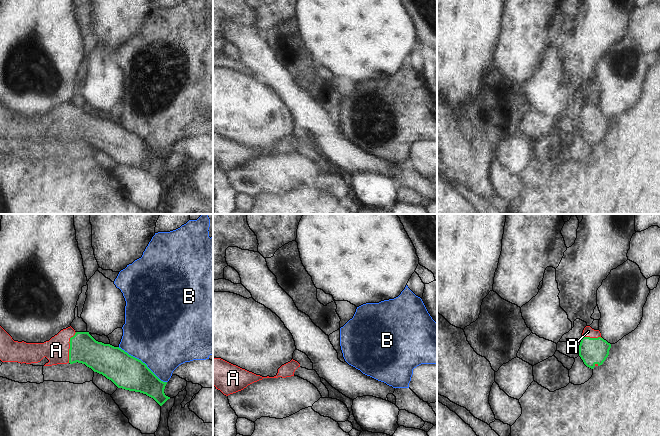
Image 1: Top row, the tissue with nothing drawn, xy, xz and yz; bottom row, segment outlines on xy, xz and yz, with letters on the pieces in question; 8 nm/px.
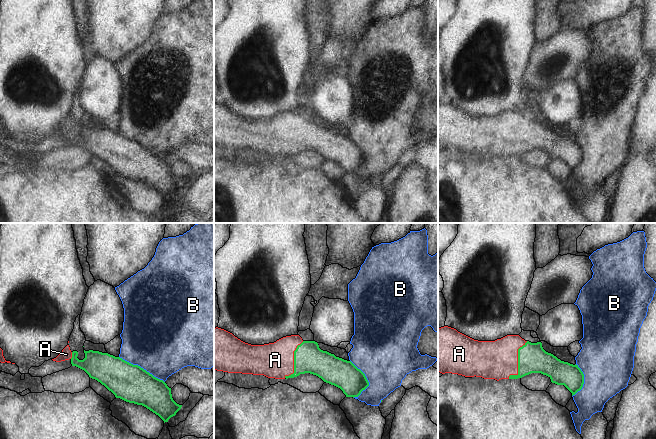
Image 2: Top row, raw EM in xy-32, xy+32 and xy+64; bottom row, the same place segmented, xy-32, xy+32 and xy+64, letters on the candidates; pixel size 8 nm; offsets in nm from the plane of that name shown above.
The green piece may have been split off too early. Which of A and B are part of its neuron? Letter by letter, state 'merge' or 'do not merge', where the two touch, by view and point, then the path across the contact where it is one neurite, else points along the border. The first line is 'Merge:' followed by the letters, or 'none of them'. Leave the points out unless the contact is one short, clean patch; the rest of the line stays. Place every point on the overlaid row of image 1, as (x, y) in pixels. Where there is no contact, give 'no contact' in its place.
Merge: A
A: merge | xy (70, 347) | across xy (84, 349), (81, 347), (70, 347), (56, 350)
B: do not merge | xy (141, 361)

